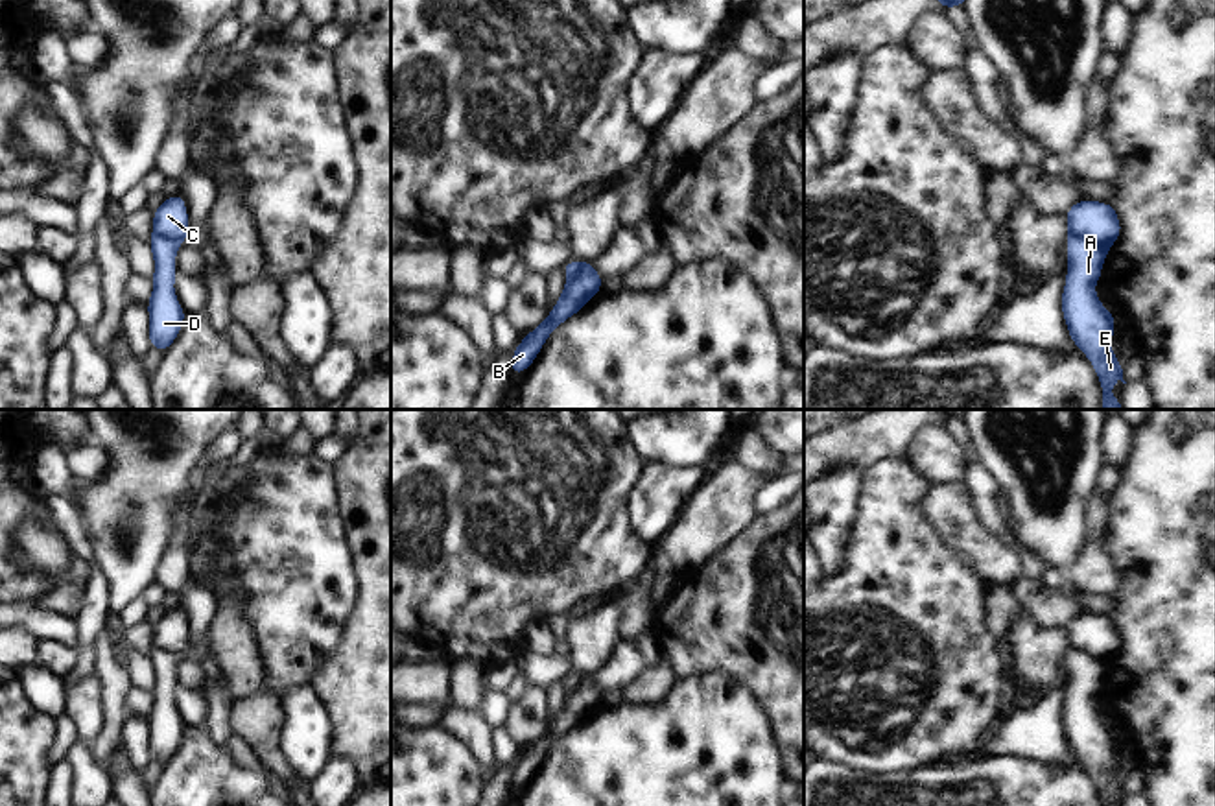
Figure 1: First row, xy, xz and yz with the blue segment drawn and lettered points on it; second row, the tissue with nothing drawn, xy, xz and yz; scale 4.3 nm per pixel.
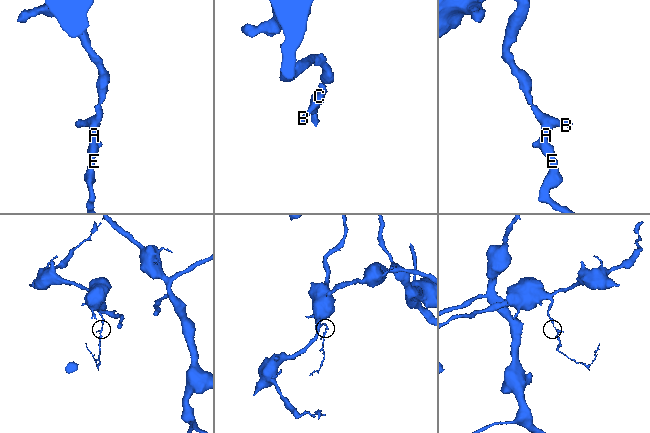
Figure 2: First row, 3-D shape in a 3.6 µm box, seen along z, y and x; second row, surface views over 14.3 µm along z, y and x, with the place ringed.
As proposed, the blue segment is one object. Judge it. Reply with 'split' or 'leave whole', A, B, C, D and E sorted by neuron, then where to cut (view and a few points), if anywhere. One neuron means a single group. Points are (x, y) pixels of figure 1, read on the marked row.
split; A D E / B C; cut in yz along (1072, 233), (1105, 251)

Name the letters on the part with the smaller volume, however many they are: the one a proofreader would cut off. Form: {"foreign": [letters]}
{"foreign": ["A", "D", "E"]}

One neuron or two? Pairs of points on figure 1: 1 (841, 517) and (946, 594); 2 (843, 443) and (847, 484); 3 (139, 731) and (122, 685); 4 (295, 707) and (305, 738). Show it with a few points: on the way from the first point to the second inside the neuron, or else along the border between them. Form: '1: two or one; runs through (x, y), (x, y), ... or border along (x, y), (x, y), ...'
1: two; border along (861, 484), (856, 526), (841, 567)
2: two; border along (863, 469), (845, 463), (823, 474)
3: two; border along (128, 714), (118, 746)
4: one; runs through (303, 714), (305, 731)

